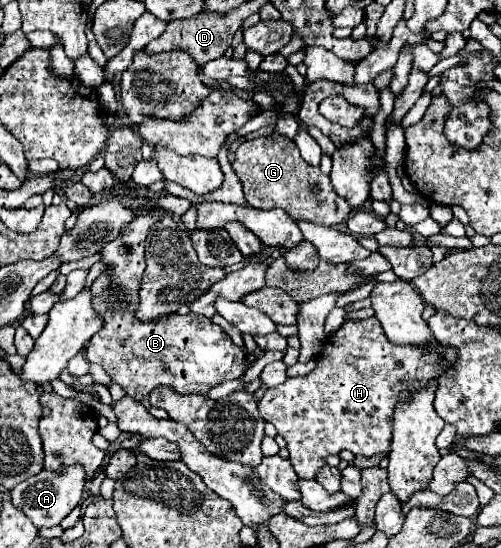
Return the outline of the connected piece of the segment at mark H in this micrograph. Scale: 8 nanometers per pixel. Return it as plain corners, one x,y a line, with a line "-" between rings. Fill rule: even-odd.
371,317
363,321
347,319
333,335
329,335
315,357
317,367
299,379
287,379
285,383
267,389
265,397
259,401
259,413
265,421
273,423
277,433
287,441
289,461
293,463
295,473
301,479
315,479
317,473
327,465
325,459
329,455
337,455
341,451
351,451
355,455
371,457
375,453
387,453
391,445
391,415
393,407
399,401
399,391
403,389
403,381
425,383
431,375
439,377
455,359
455,351
451,347
439,347
441,357
431,359
425,351
415,347
393,345
383,335
381,323

